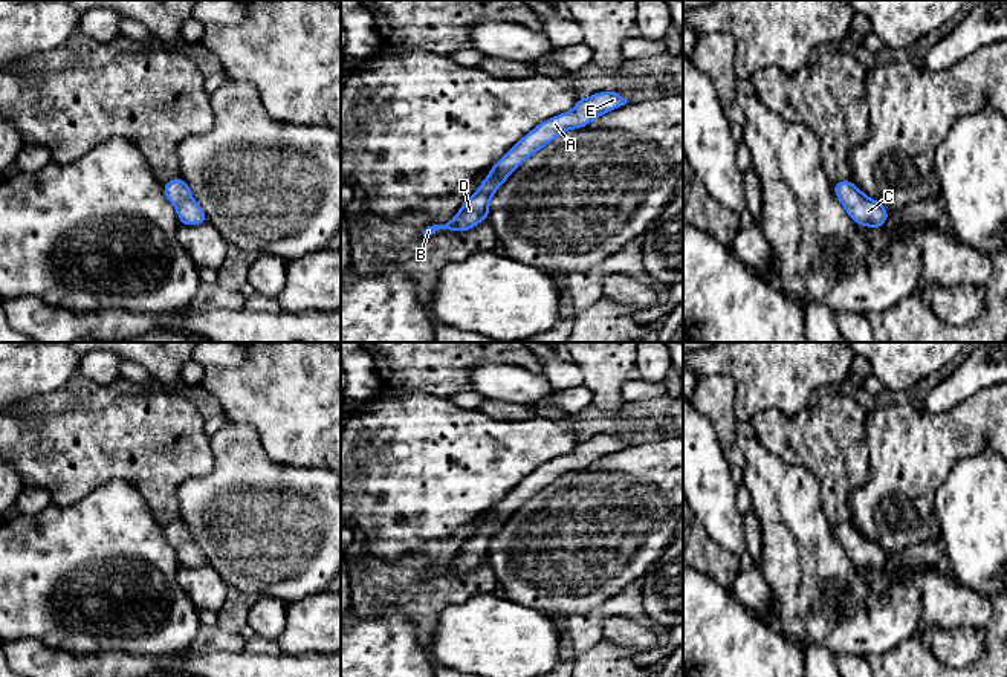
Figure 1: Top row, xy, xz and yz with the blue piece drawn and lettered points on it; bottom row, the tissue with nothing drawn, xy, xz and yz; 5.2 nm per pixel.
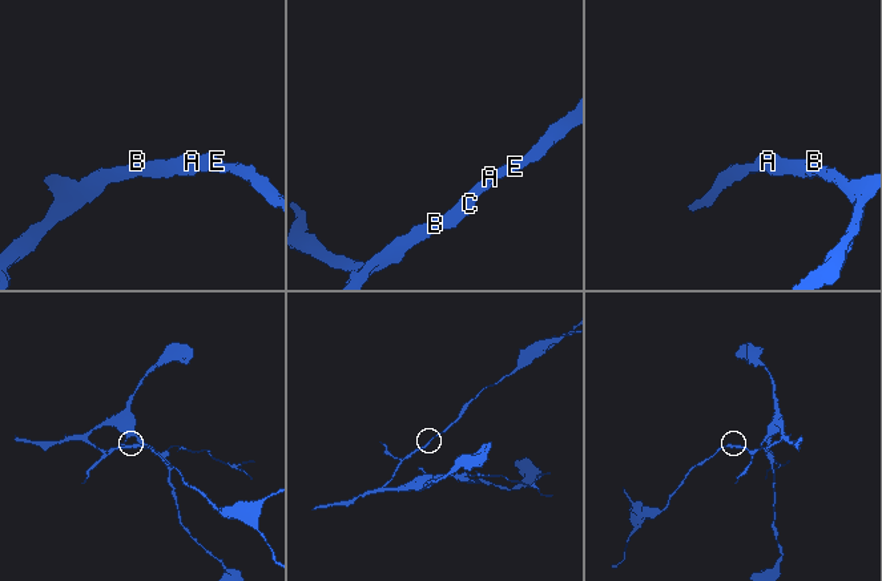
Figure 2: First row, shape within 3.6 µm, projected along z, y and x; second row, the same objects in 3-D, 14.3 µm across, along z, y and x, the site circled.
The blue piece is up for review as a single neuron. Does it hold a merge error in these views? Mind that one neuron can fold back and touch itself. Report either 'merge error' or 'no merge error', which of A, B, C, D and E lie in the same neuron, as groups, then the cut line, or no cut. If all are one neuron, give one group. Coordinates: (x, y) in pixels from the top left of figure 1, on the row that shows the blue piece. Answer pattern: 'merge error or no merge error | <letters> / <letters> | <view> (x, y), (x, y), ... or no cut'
no merge error | A B C D E | no cut

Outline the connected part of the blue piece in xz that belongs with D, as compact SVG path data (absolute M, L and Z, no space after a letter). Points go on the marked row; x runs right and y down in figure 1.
M599 92L593 96L578 99L571 112L541 122L523 136L523 139L491 168L489 176L481 182L477 193L466 199L458 214L449 223L428 226L423 235L428 237L440 231L468 231L481 220L489 219L489 202L492 194L527 157L556 139L565 130L582 128L593 119L627 102L630 101L617 92Z

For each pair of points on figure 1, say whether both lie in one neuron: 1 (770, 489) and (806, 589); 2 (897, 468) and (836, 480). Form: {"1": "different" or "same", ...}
{"1": "same", "2": "different"}

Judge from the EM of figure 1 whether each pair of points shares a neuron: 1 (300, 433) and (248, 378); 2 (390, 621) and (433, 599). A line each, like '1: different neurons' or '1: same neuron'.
1: same neuron
2: different neurons

